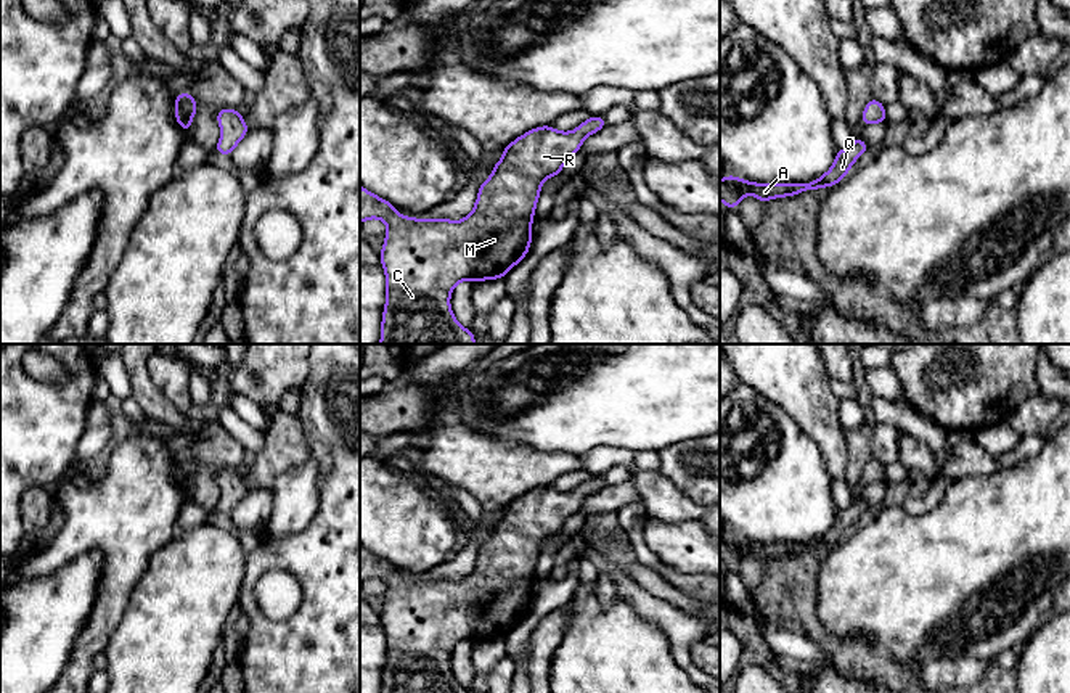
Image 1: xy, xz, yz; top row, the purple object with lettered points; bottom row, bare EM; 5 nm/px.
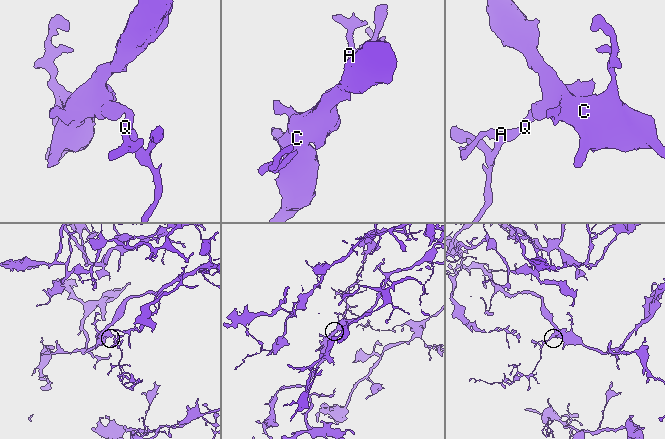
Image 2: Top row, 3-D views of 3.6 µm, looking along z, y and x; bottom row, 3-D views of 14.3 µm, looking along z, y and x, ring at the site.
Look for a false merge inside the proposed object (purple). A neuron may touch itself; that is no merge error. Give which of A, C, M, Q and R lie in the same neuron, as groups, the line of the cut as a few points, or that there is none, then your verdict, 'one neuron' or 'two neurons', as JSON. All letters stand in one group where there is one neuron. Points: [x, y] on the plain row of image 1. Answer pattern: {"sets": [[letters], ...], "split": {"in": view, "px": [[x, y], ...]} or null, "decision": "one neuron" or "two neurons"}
{"sets": [["A", "C", "M", "Q", "R"]], "split": null, "decision": "one neuron"}

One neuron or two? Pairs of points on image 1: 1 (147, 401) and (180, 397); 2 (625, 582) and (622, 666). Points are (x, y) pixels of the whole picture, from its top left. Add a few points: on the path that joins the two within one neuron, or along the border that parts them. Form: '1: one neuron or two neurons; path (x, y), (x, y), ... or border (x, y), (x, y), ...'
1: two neurons; border (148, 367), (151, 383), (183, 412)
2: two neurons; border (617, 594), (654, 626)

